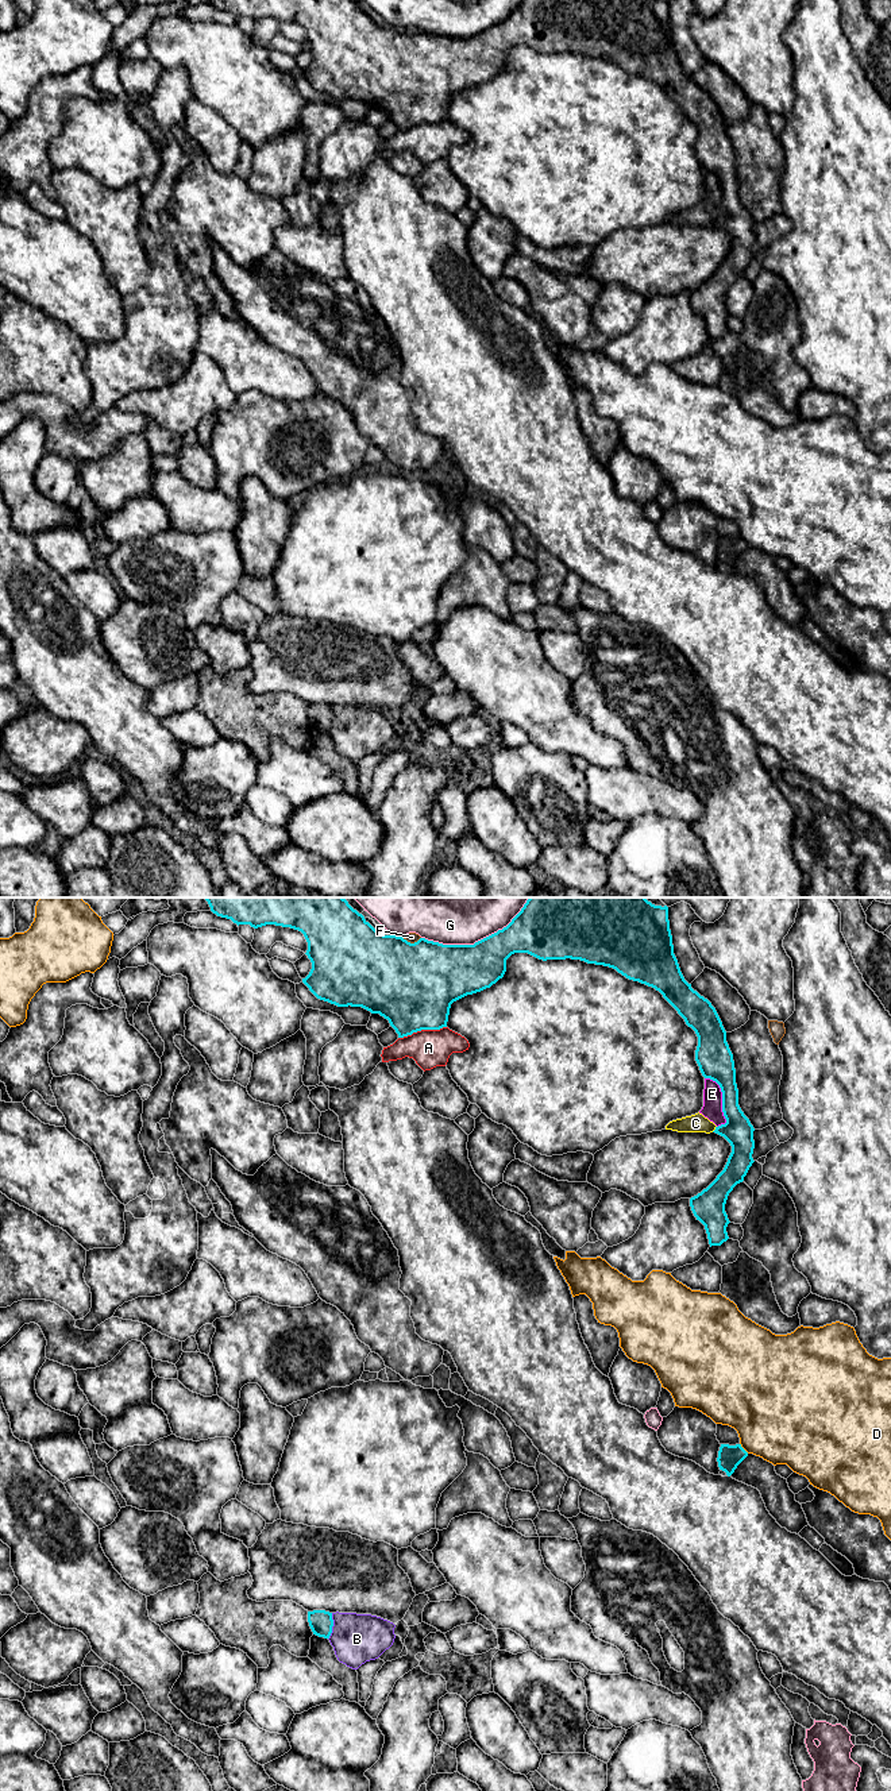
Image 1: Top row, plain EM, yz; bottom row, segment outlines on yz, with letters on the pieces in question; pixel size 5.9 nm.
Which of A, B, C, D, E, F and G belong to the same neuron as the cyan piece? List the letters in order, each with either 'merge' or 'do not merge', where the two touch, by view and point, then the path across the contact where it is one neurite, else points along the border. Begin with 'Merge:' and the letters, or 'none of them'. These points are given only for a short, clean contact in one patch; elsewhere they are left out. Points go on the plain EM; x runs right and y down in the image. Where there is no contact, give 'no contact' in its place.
Merge: none of them
A: do not merge; meets cyan in yz at (421, 122)
B: do not merge; meets cyan in yz at (332, 718)
C: do not merge; meets cyan in yz at (716, 222)
D: do not merge; meets cyan in yz at (743, 541)
E: do not merge; meets cyan in yz at (722, 195)
F: do not merge; meets cyan in yz at (409, 35)
G: do not merge; meets cyan in yz at (474, 37)

